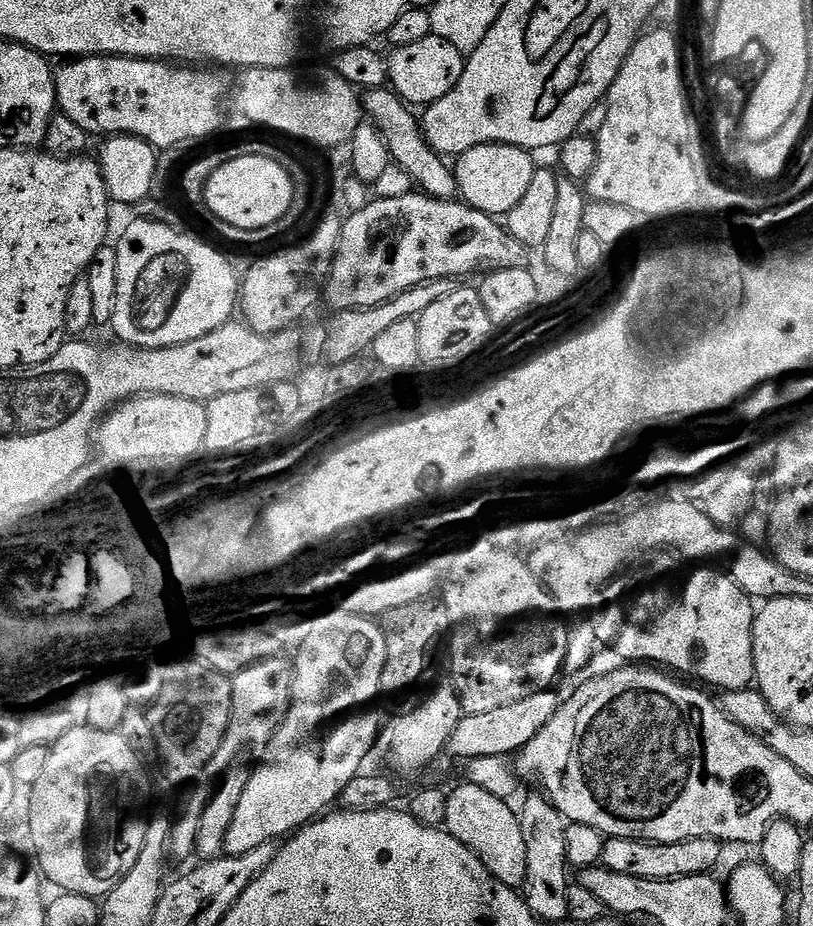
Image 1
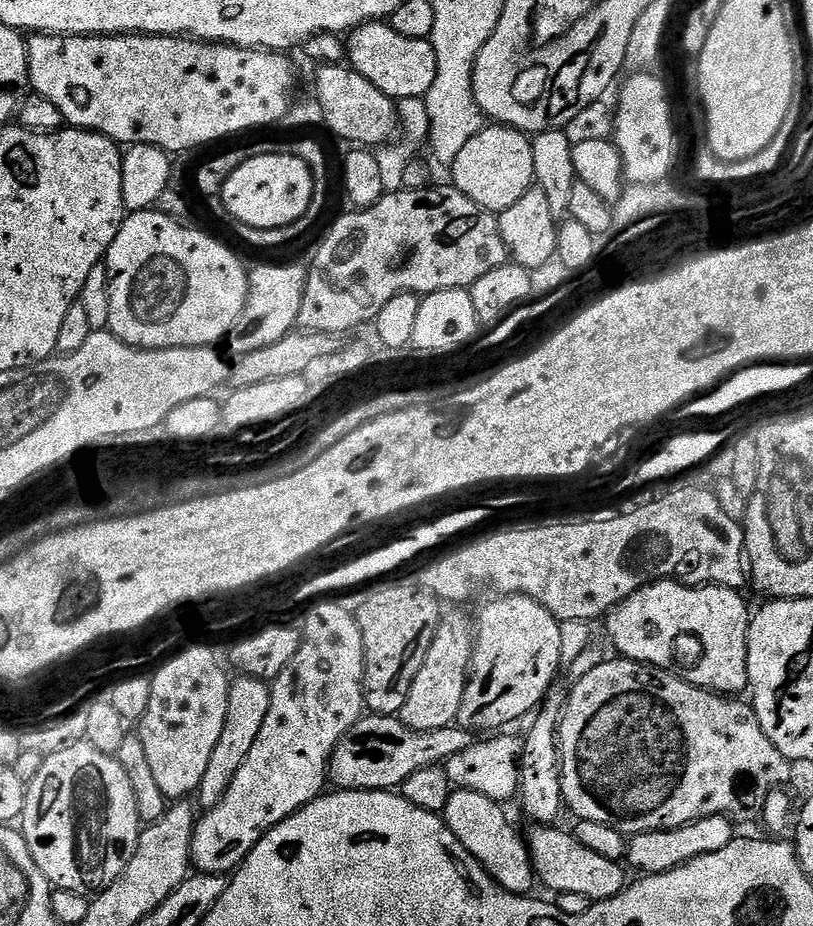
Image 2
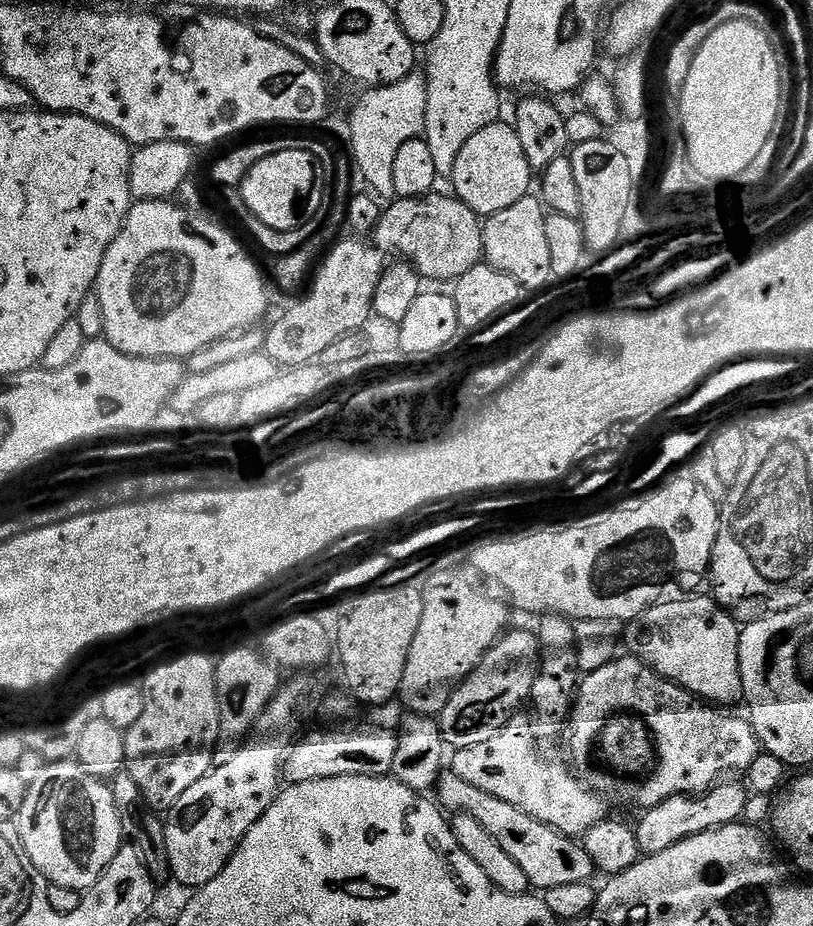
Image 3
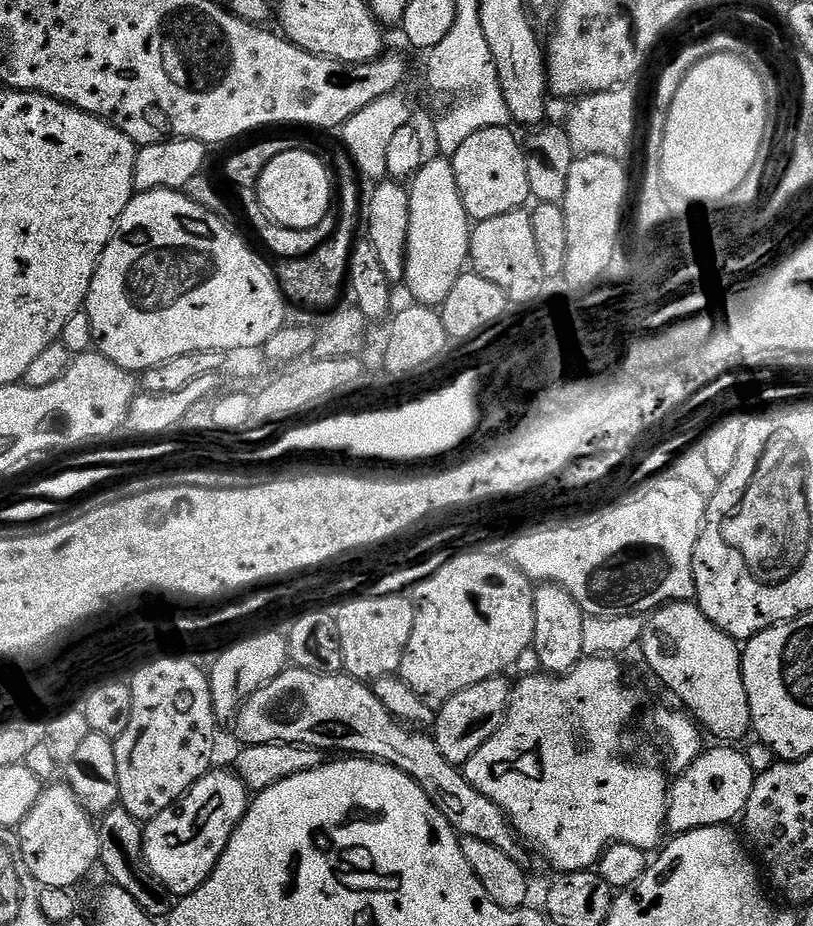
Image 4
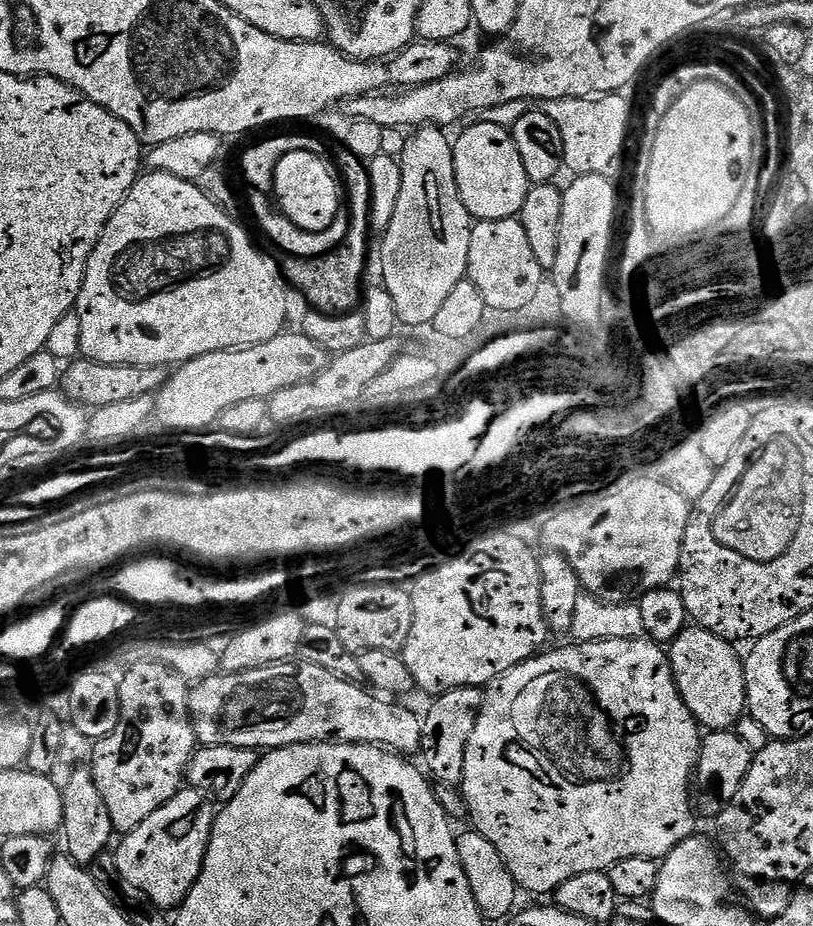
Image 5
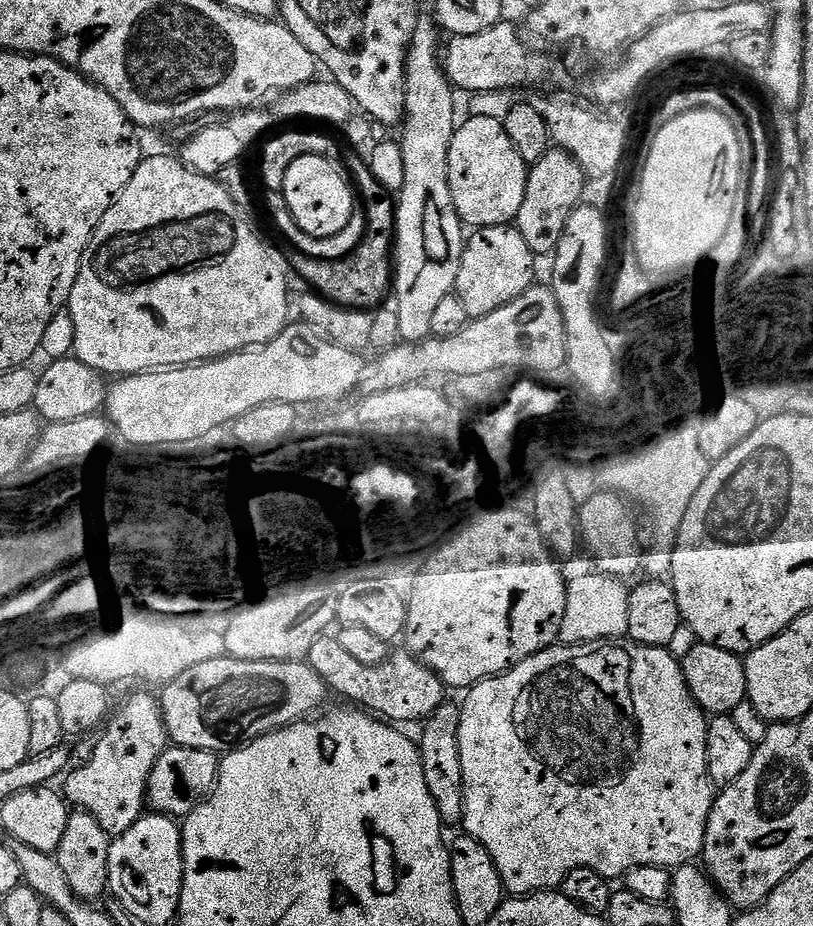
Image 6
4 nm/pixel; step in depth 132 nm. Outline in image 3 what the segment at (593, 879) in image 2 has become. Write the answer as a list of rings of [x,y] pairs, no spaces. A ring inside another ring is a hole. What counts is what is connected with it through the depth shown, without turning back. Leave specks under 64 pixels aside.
[[[441,771],[434,796],[445,813],[470,814],[470,818],[480,823],[489,832],[490,838],[494,838],[498,846],[502,846],[502,850],[506,850],[506,854],[510,854],[510,858],[514,858],[514,862],[526,870],[526,878],[533,889],[571,886],[574,882],[586,884],[593,879],[592,859],[590,854],[586,854],[583,843],[530,818],[530,814],[518,810],[518,806],[510,806],[510,802],[502,802],[502,798],[494,798],[494,794],[478,790],[478,786],[470,786],[470,782],[466,782],[466,778],[458,778],[456,772]]]

